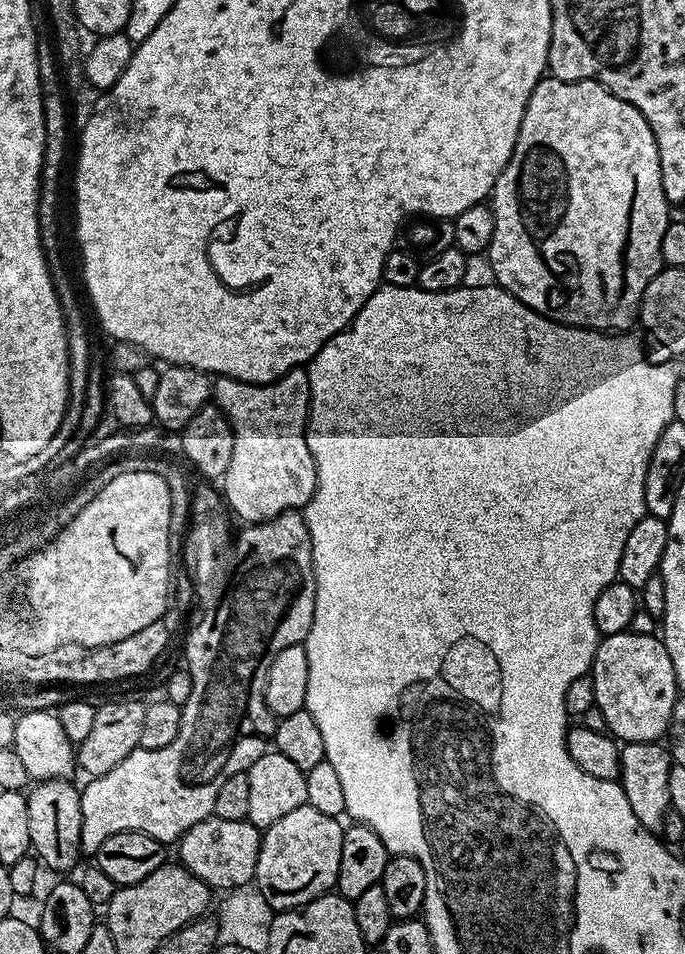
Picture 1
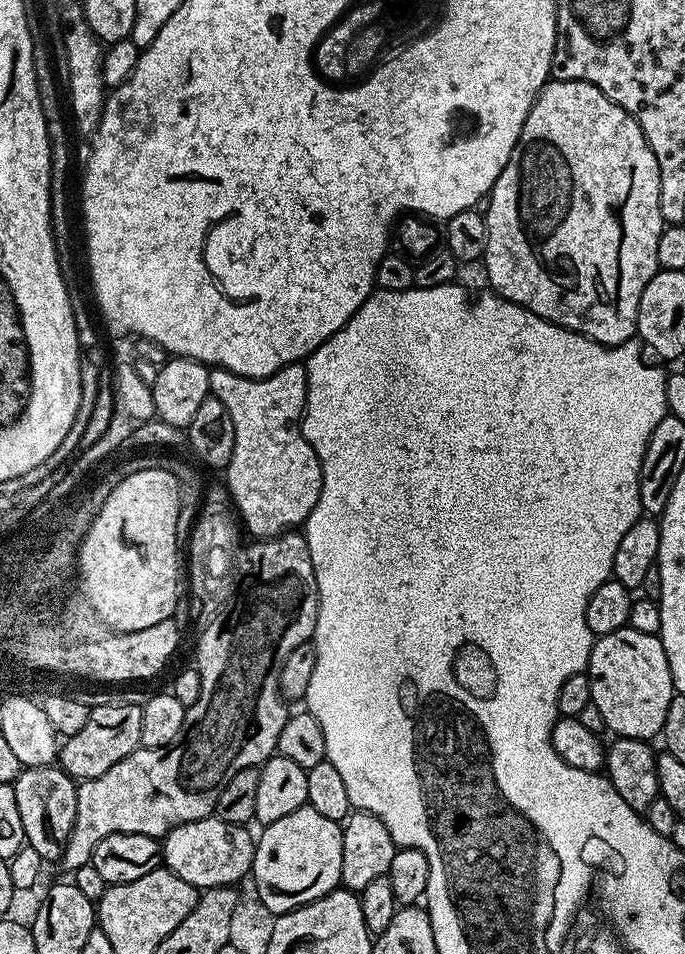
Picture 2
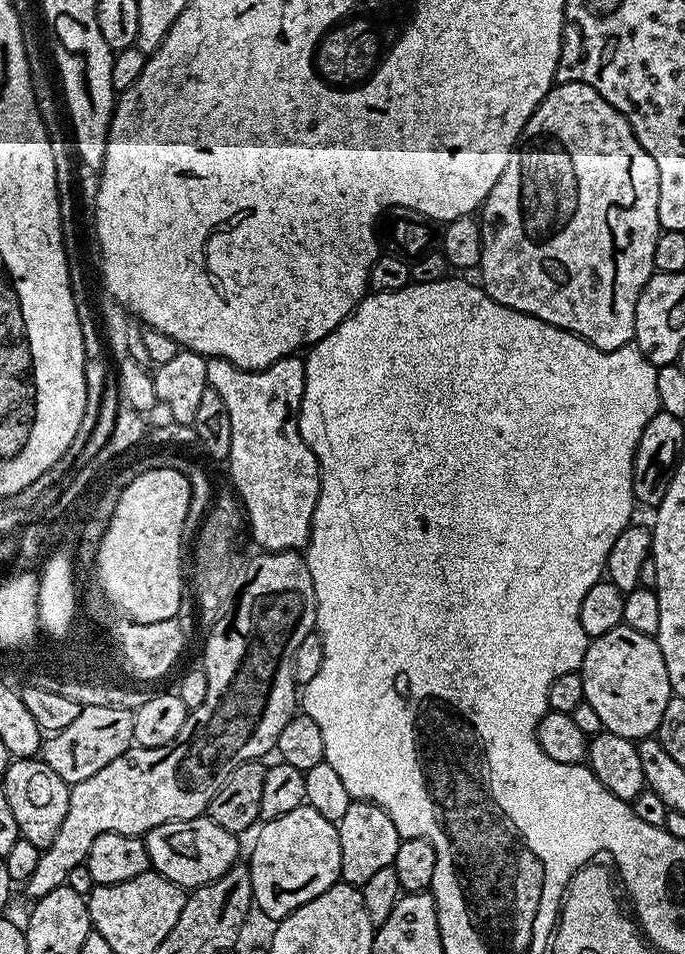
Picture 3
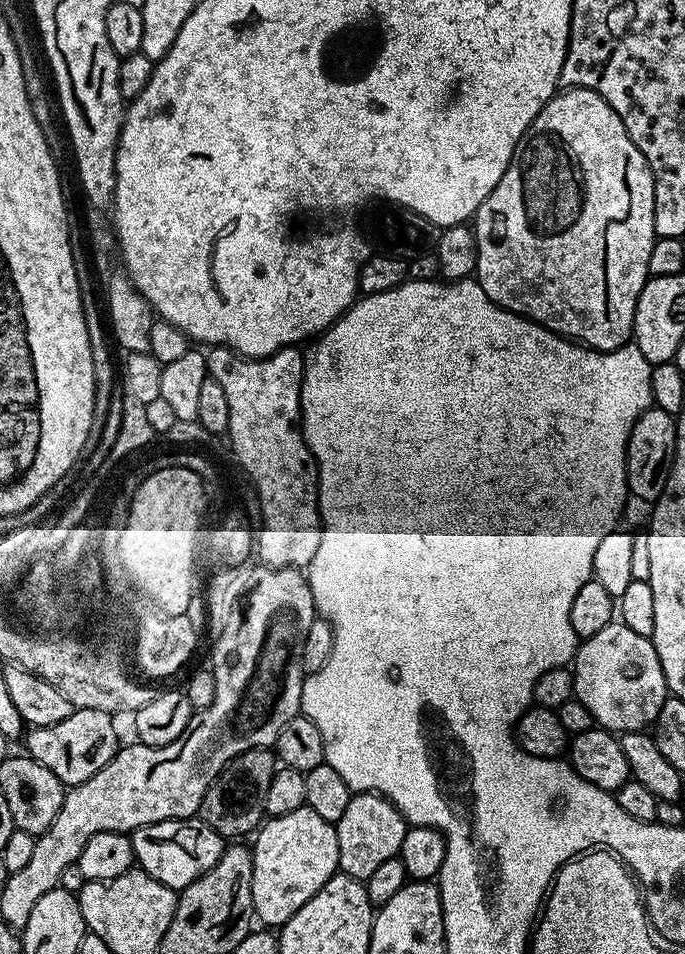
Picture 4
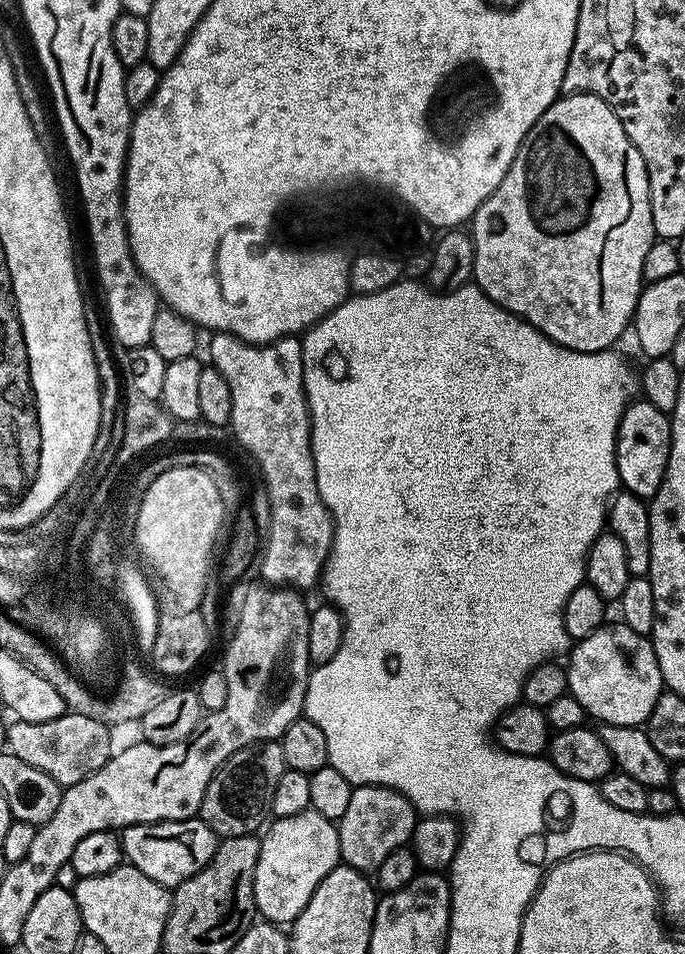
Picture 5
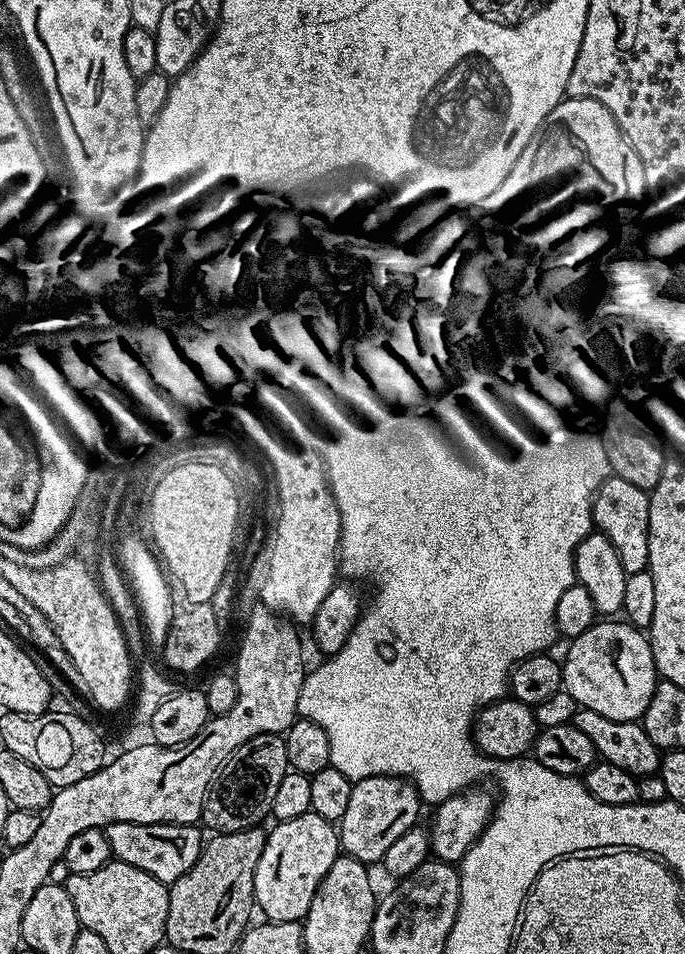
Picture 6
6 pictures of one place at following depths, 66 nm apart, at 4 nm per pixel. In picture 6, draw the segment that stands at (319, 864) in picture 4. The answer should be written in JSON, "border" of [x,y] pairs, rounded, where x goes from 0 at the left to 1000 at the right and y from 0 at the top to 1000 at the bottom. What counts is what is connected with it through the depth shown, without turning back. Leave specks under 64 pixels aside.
{"border":[[[451,849],[435,857],[410,860],[401,865],[399,872],[390,873],[391,882],[382,891],[382,899],[377,899],[377,912],[371,916],[371,948],[375,953],[387,956],[390,963],[397,966],[438,966],[453,954],[453,945],[482,908],[491,903],[498,892],[496,877],[486,861],[470,857]]]}

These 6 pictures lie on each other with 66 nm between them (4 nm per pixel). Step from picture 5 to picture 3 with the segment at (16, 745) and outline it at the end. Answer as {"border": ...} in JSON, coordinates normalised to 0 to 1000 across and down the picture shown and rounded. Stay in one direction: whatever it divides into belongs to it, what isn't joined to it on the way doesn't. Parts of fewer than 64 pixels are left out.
{"border":[[[123,740],[118,741],[114,753],[96,761],[96,765],[74,768],[63,777],[61,795],[104,824],[131,816],[131,811],[143,811],[149,803],[161,803],[166,795],[194,783],[196,757],[193,746],[166,740]]]}

